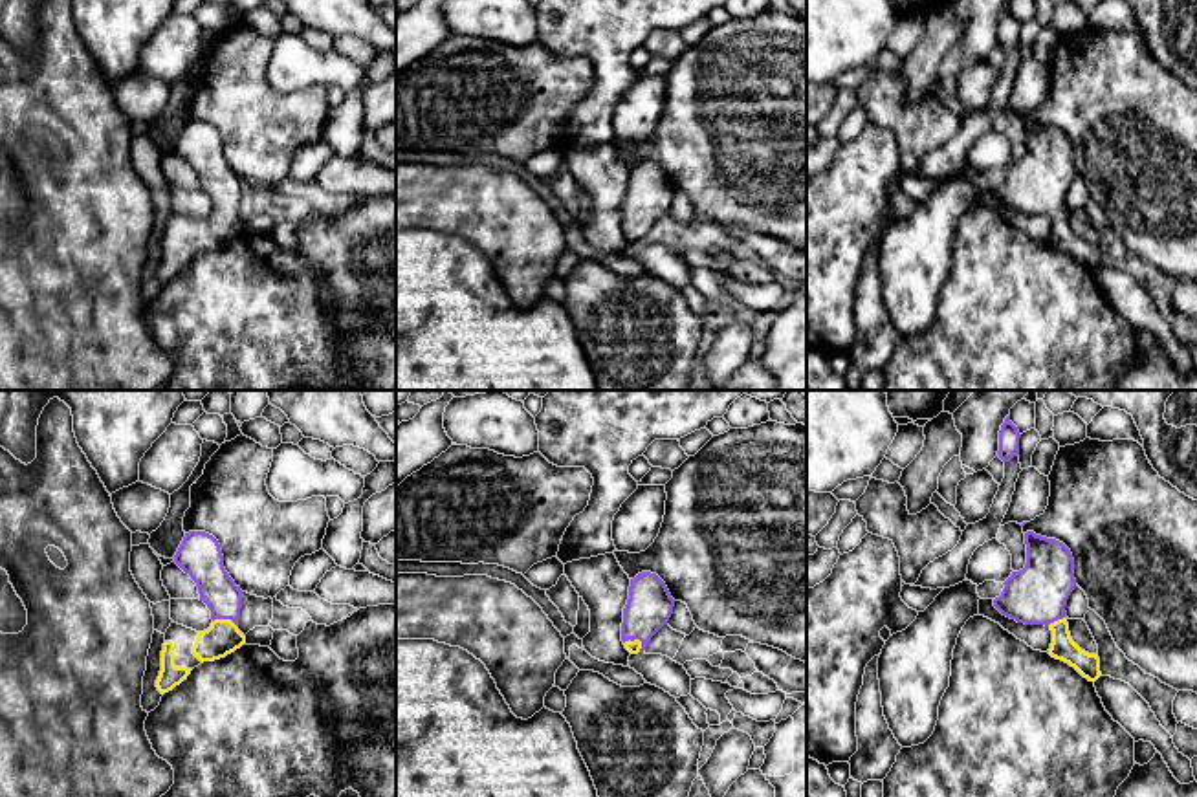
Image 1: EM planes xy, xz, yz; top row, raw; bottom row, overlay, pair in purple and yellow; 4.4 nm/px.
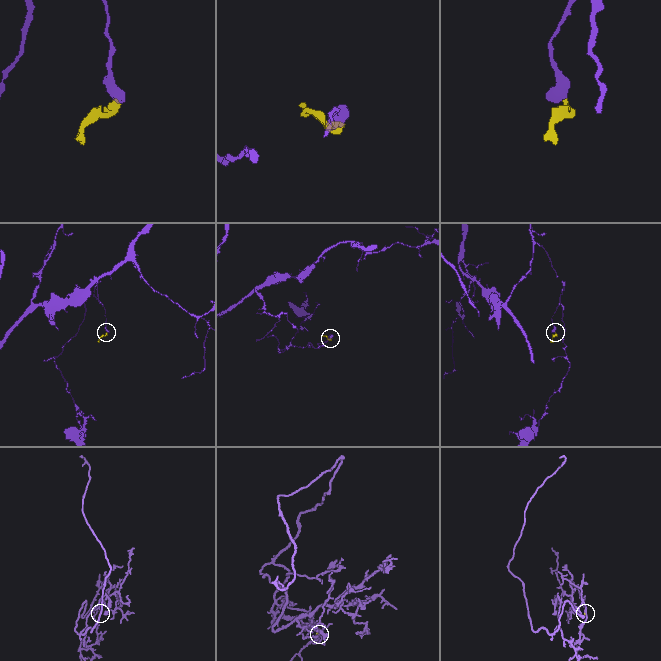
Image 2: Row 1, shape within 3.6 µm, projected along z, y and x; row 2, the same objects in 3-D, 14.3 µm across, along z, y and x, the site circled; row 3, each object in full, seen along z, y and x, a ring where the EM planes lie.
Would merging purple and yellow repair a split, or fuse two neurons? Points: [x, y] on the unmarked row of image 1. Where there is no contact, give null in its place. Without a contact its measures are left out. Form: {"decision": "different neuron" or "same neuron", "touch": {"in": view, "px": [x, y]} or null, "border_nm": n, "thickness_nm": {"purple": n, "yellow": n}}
{"decision": "same neuron", "touch": {"in": "xy", "px": [226, 207]}, "border_nm": 120, "thickness_nm": {"purple": 160, "yellow": 150}}

